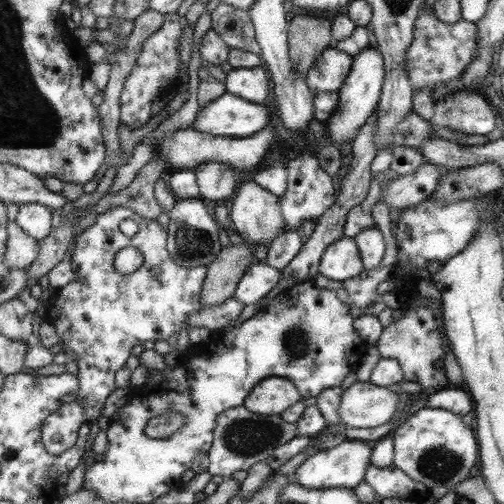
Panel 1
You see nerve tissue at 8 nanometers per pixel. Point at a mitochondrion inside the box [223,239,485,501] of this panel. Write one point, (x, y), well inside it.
(436, 462)

